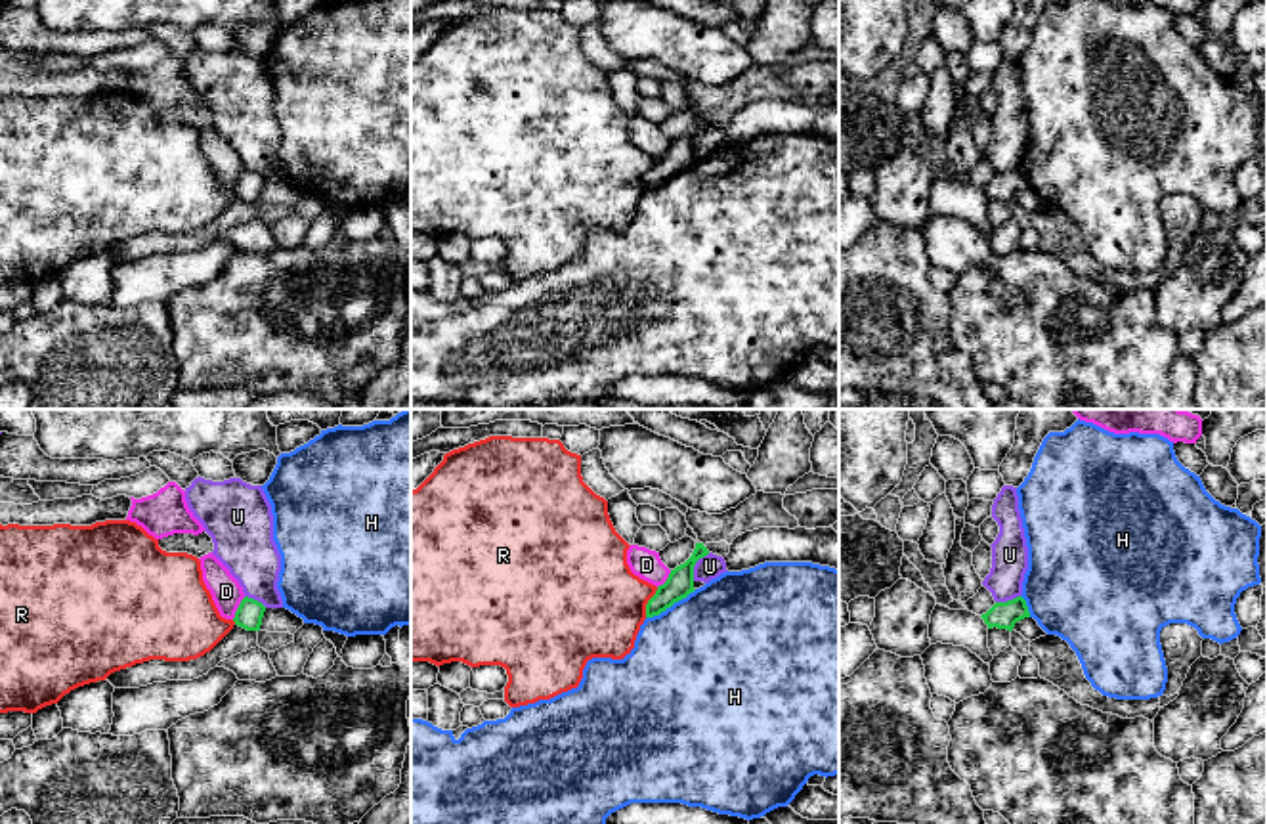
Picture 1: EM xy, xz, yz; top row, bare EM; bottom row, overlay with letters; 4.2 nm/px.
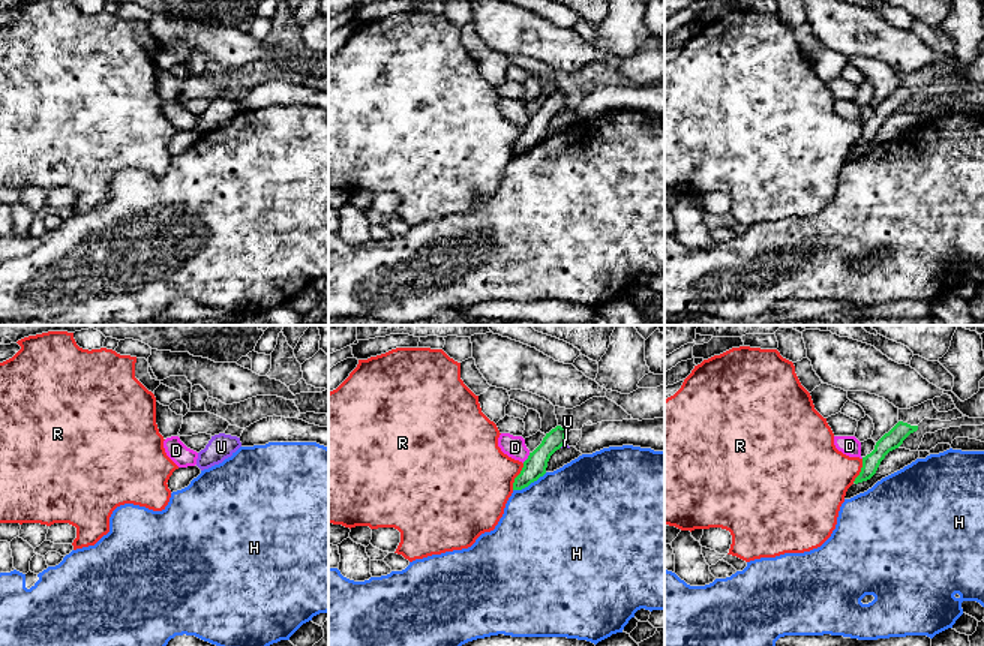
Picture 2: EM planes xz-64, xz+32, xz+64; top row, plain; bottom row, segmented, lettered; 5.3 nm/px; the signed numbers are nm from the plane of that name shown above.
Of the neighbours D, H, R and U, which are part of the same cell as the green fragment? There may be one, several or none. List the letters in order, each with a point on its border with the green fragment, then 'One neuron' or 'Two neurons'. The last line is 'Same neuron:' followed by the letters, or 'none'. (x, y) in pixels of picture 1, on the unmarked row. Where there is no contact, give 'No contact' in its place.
D: Touches green at xy (237, 180). Two neurons
H: Touches green at xz (671, 176). Two neurons
R: Touches green at xz (648, 174). Two neurons
U: Touches green at xz (694, 136). Two neurons
Same neuron: none

